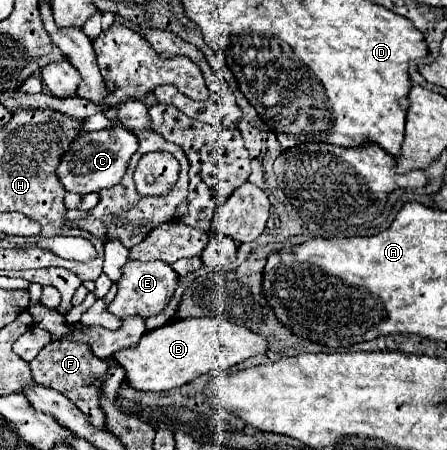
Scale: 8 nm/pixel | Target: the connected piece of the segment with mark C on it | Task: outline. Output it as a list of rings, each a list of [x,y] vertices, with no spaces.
[[[114,125],[114,127],[104,129],[104,131],[82,133],[70,145],[68,153],[60,161],[58,177],[64,185],[64,189],[74,191],[74,193],[82,193],[82,195],[114,187],[116,183],[122,181],[122,177],[126,173],[126,167],[128,167],[128,161],[136,153],[136,149],[138,149],[136,135],[130,133],[128,129],[120,127],[120,125]]]

